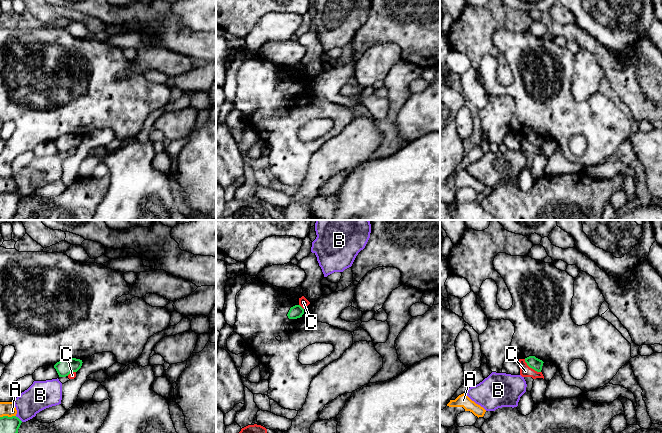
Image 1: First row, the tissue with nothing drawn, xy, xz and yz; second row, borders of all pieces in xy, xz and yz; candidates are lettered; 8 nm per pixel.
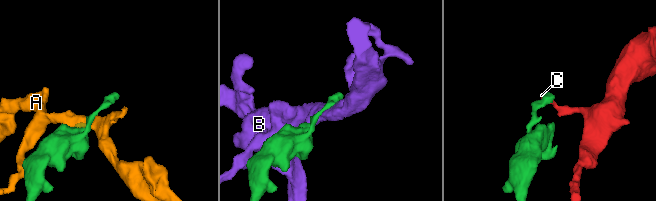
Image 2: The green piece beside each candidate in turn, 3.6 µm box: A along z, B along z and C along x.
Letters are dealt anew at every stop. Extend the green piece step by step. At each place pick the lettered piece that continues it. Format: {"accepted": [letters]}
{"accepted": []}

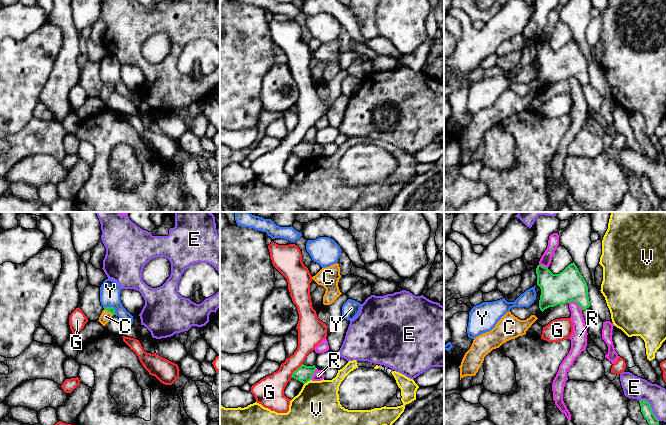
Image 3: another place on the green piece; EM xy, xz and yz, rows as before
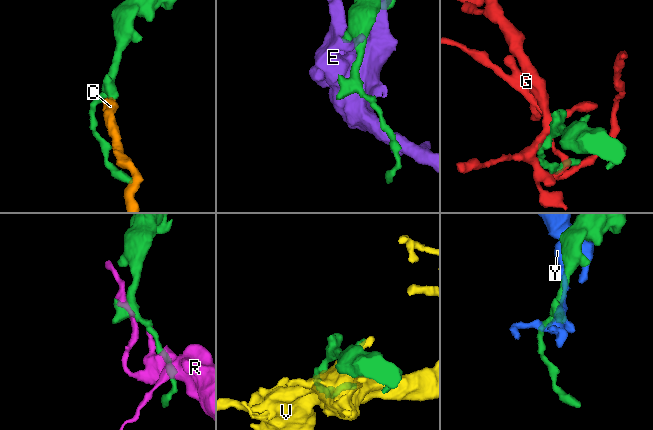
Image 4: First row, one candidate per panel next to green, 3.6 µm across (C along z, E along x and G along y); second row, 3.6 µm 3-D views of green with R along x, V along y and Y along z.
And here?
{"accepted": ["C"]}

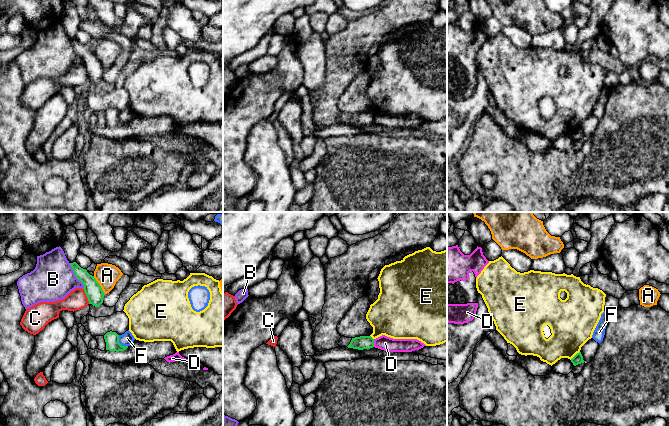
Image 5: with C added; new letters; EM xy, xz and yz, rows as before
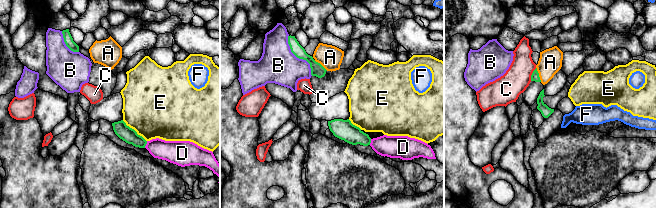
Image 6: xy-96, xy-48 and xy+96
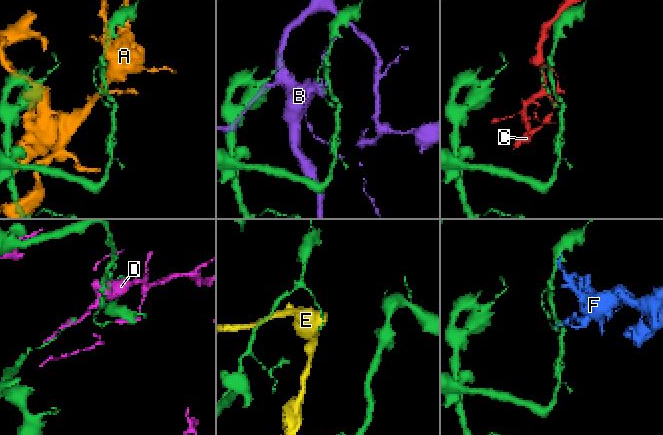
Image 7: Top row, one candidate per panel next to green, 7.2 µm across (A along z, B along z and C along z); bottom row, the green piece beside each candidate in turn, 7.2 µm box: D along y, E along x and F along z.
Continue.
{"accepted": []}

